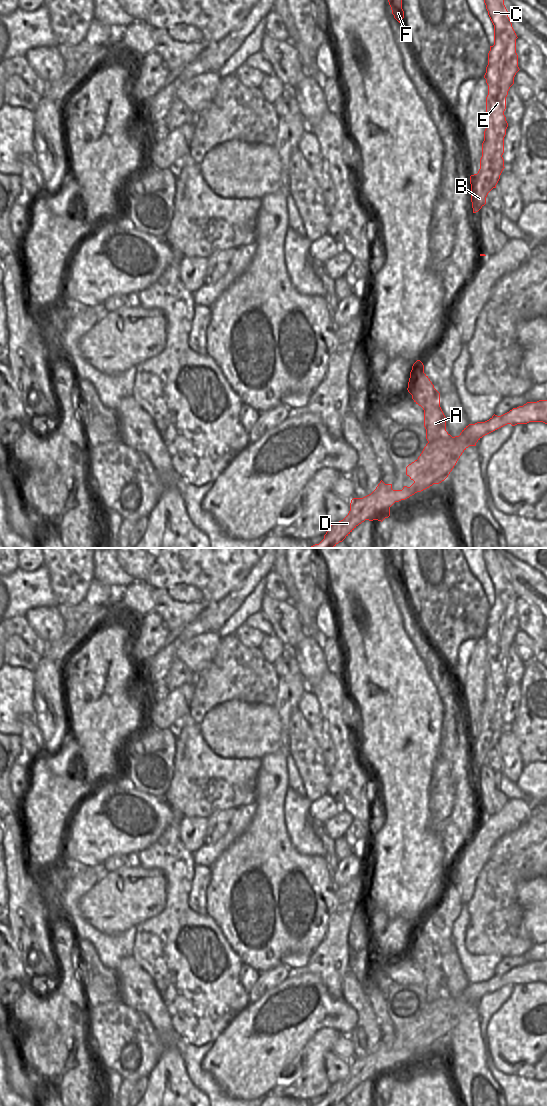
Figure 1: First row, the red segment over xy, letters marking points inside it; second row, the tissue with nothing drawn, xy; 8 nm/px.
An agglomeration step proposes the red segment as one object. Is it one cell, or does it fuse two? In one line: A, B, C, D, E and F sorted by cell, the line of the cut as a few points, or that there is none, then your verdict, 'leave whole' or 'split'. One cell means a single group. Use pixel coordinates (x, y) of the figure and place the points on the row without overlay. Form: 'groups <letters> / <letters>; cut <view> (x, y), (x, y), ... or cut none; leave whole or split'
groups A D F / B C E; cut xy (434, 949), (439, 966); split

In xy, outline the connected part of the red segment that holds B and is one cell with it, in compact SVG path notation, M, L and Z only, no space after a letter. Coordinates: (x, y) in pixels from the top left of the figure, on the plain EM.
M496 548L482 553L488 575L494 585L494 605L490 606L484 638L488 645L486 657L486 689L482 717L477 734L470 736L473 773L485 764L488 753L496 748L504 727L504 697L508 683L504 675L506 657L520 630L516 613L518 598L508 577L504 557Z

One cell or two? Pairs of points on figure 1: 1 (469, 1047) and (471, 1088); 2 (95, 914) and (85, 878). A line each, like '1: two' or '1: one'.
1: one
2: two

